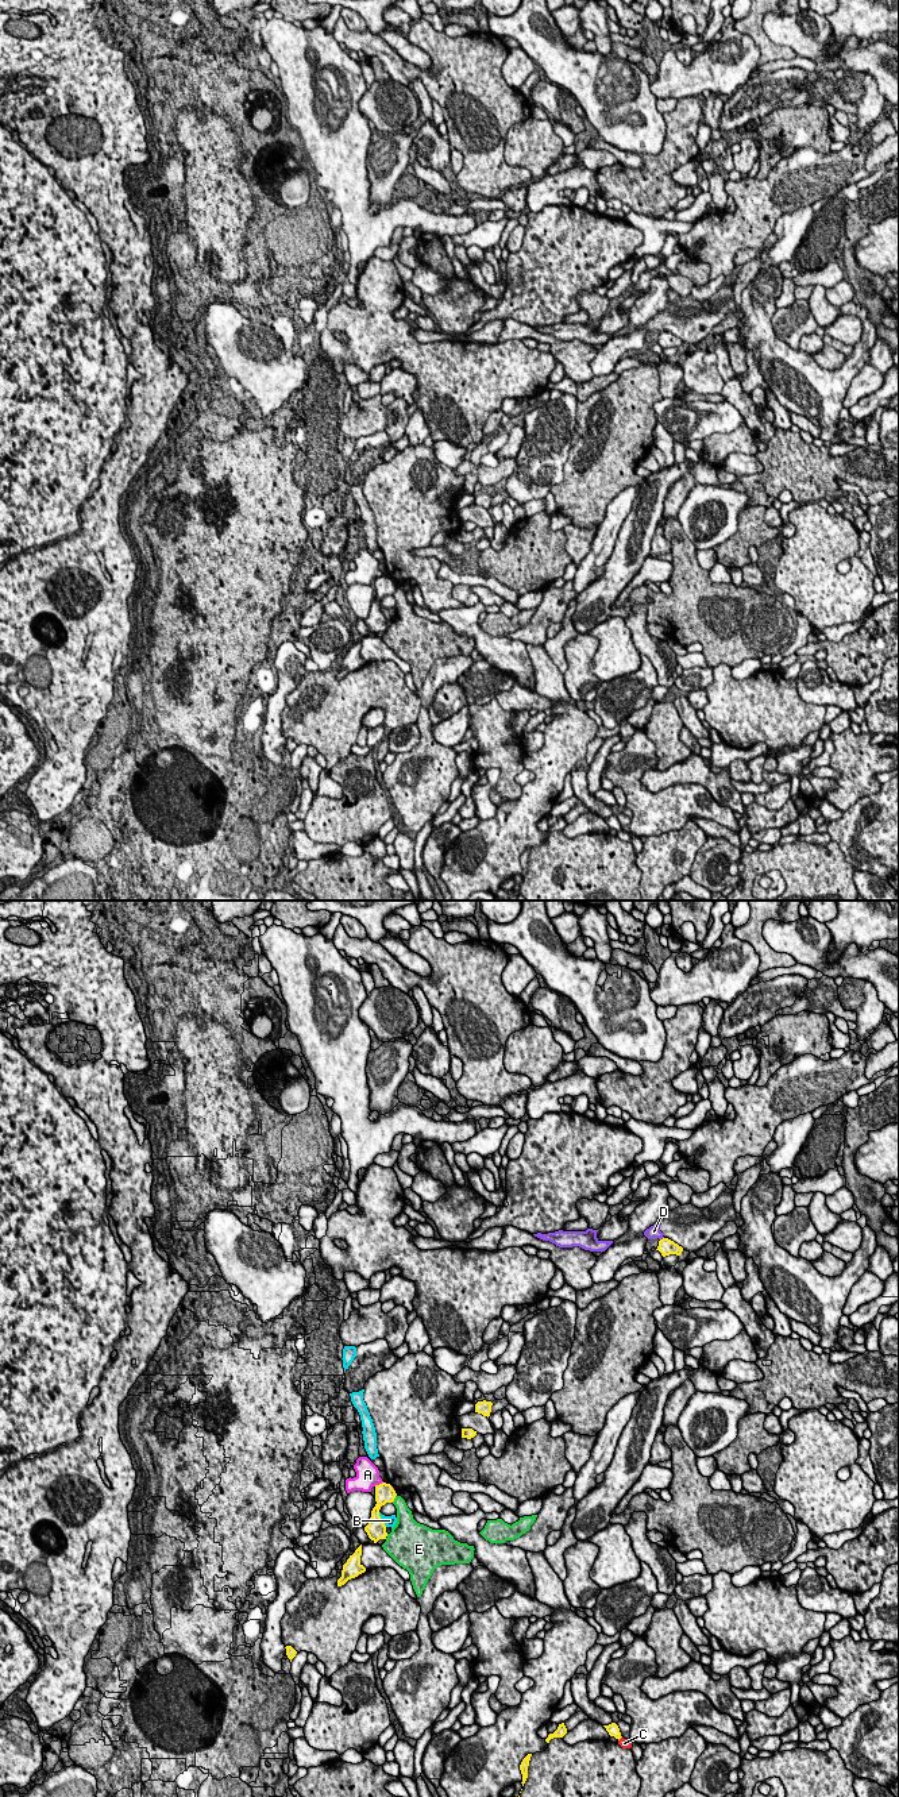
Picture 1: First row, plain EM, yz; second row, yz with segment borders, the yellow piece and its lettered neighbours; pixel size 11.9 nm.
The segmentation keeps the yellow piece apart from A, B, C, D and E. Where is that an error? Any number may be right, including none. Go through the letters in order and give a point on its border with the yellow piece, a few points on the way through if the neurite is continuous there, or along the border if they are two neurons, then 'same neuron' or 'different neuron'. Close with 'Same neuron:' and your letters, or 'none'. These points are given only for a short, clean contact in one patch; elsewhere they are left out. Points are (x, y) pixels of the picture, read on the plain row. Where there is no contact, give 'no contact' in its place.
A: yz (379, 577) | along yz (382, 574), (374, 578) | different neuron
B: yz (381, 612) | along yz (378, 605), (386, 619) | different neuron
C: yz (620, 830) | along yz (621, 829), (618, 833) | different neuron
D: yz (663, 331) | along yz (663, 330), (660, 332) | different neuron
E: yz (394, 590) | different neuron
Same neuron: none

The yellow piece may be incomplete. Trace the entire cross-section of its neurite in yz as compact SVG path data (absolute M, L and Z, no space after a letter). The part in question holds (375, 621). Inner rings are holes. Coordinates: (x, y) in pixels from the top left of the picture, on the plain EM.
M382 575L375 578L375 599L371 604L371 610L369 617L364 620L369 631L377 636L379 632L386 632L386 618L379 609L379 602L386 595L393 595L397 586L390 576Z

